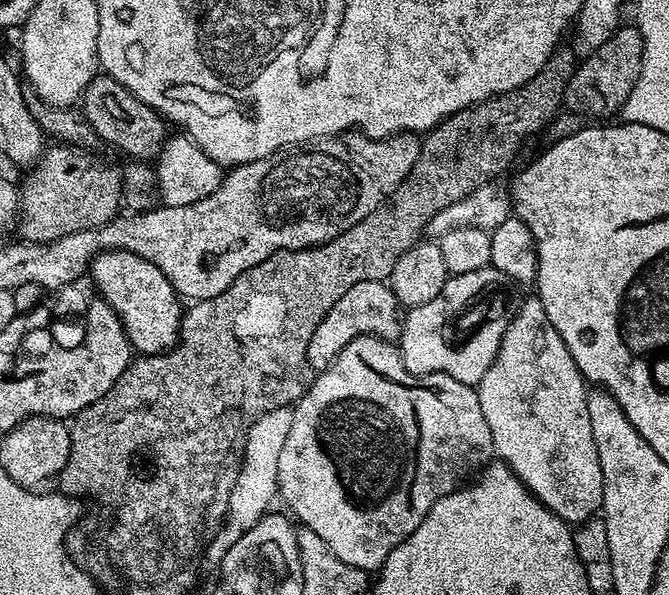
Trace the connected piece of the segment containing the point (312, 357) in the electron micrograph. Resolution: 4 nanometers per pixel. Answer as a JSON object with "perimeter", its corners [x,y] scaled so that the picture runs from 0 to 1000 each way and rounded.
{"perimeter":[[[538,471],[493,516],[492,524],[465,563],[460,588],[462,620],[492,618],[502,597],[517,582],[523,582],[523,575],[529,575],[529,568],[537,565],[555,561],[568,566],[570,571],[596,573],[599,550],[601,514],[586,492],[584,482],[571,471]]]}

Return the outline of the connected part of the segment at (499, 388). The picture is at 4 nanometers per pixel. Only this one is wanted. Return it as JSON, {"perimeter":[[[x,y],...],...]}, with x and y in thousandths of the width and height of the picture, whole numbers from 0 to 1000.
{"perimeter":[[[804,501],[794,503],[795,504],[783,504],[779,511],[776,506],[765,539],[759,545],[756,561],[750,568],[750,582],[744,588],[738,608],[732,615],[732,622],[726,622],[726,629],[717,637],[714,657],[717,674],[720,676],[720,696],[726,701],[726,716],[732,716],[732,736],[735,738],[740,765],[746,768],[752,778],[758,780],[761,790],[767,793],[830,867],[840,871],[843,879],[851,884],[862,884],[876,877],[885,867],[892,866],[892,862],[898,859],[897,845],[900,844],[900,783],[894,776],[894,750],[888,750],[888,723],[882,716],[882,689],[879,687],[880,654],[876,650],[873,632],[864,622],[864,615],[858,608],[852,588],[846,588],[846,575],[840,575],[834,555],[828,555],[828,548],[822,541],[822,534],[816,534],[816,514],[810,514],[810,508]]]}

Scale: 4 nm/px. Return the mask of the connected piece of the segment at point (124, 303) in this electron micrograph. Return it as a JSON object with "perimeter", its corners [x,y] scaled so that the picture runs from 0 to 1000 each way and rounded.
{"perimeter":[[[158,424],[158,434],[170,434],[164,440],[164,457],[158,454],[158,461],[152,461],[146,440],[136,440],[135,474],[146,474],[146,479],[164,474],[164,497],[152,503],[176,528],[199,587],[209,598],[224,598],[262,585],[269,568],[272,504],[263,496],[260,481],[254,481],[248,461],[242,461],[230,440],[206,434],[206,427]]]}

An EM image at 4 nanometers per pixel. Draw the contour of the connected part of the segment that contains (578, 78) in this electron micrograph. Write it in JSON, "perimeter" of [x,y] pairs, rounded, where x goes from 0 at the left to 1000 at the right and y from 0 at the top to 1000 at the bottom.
{"perimeter":[[[928,44],[921,55],[900,77],[894,77],[886,87],[877,89],[873,101],[855,116],[855,129],[849,133],[849,143],[843,153],[845,183],[862,188],[867,195],[886,195],[886,203],[897,205],[904,198],[915,198],[927,187],[927,180],[942,165],[942,151],[954,138],[954,124],[963,96],[963,66],[955,45]]]}

